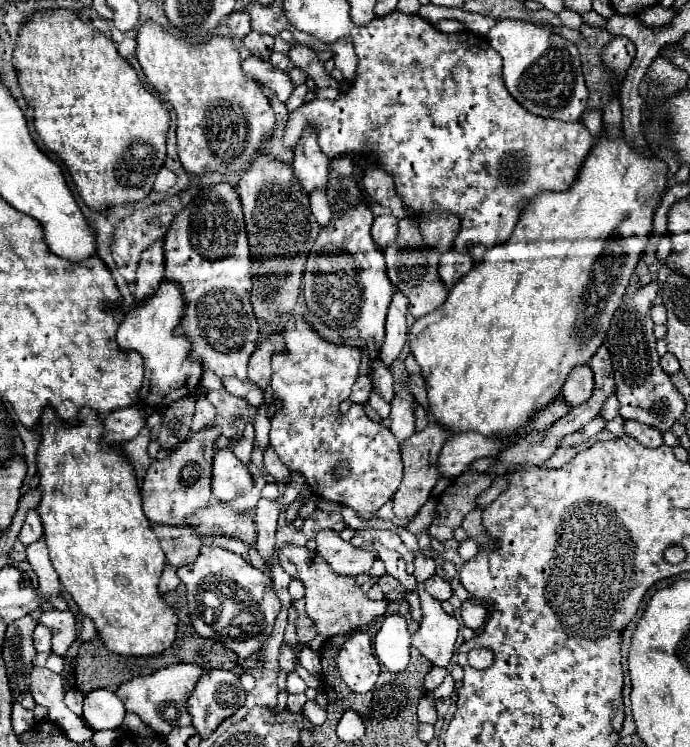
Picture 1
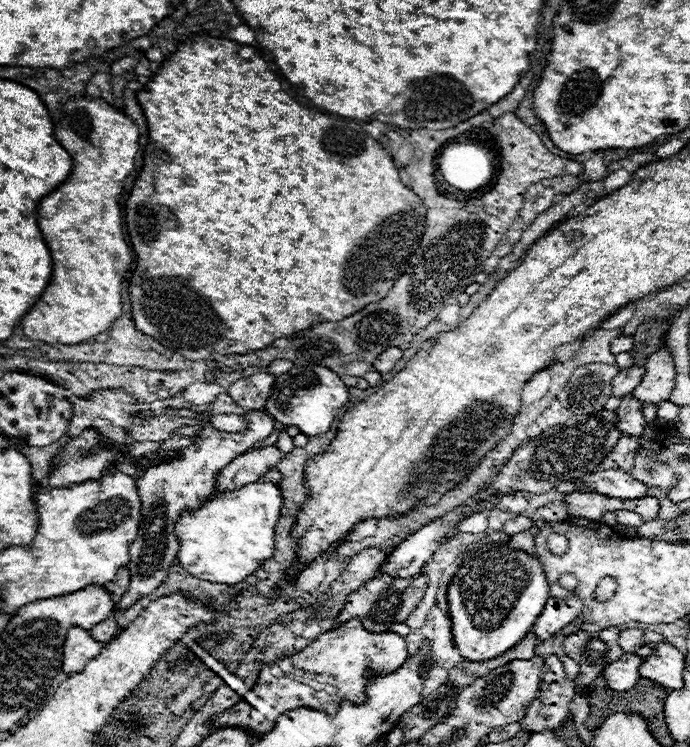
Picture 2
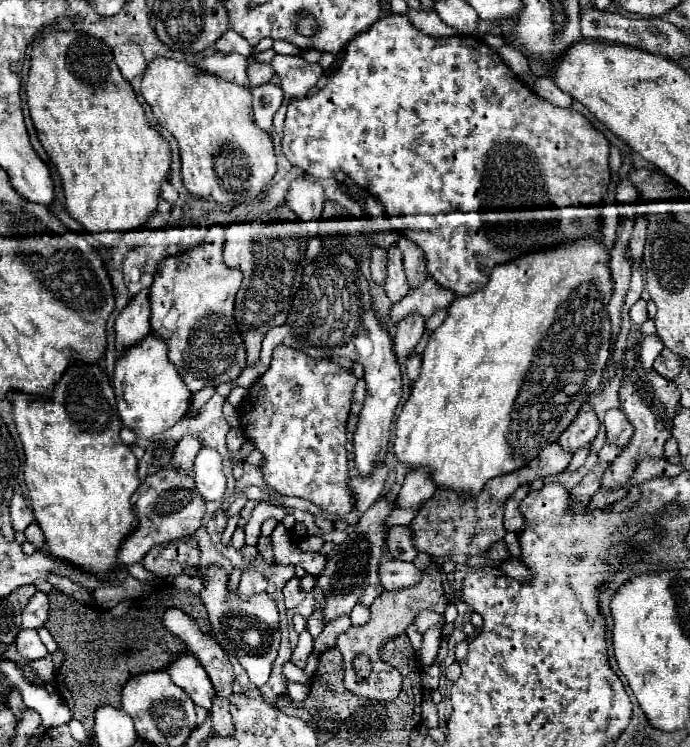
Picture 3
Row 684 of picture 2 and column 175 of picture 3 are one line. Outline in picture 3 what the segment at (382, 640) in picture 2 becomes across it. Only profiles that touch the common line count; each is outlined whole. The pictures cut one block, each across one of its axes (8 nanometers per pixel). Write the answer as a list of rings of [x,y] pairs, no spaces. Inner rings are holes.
[[[182,252],[176,256],[164,258],[158,266],[158,272],[154,274],[154,284],[150,288],[152,334],[160,336],[164,330],[162,338],[168,344],[168,358],[176,366],[176,370],[180,372],[180,376],[184,378],[192,394],[206,386],[218,386],[222,382],[232,382],[234,378],[238,378],[238,374],[246,366],[246,348],[244,348],[244,342],[242,342],[242,336],[238,332],[236,318],[234,318],[234,298],[236,298],[236,292],[240,290],[242,278],[244,278],[242,272],[226,266],[220,258],[214,262],[210,260],[200,262],[200,254],[192,254],[192,252]],[[170,314],[174,314],[176,326],[178,326],[174,332],[168,330],[166,326],[162,328],[164,320]]]

